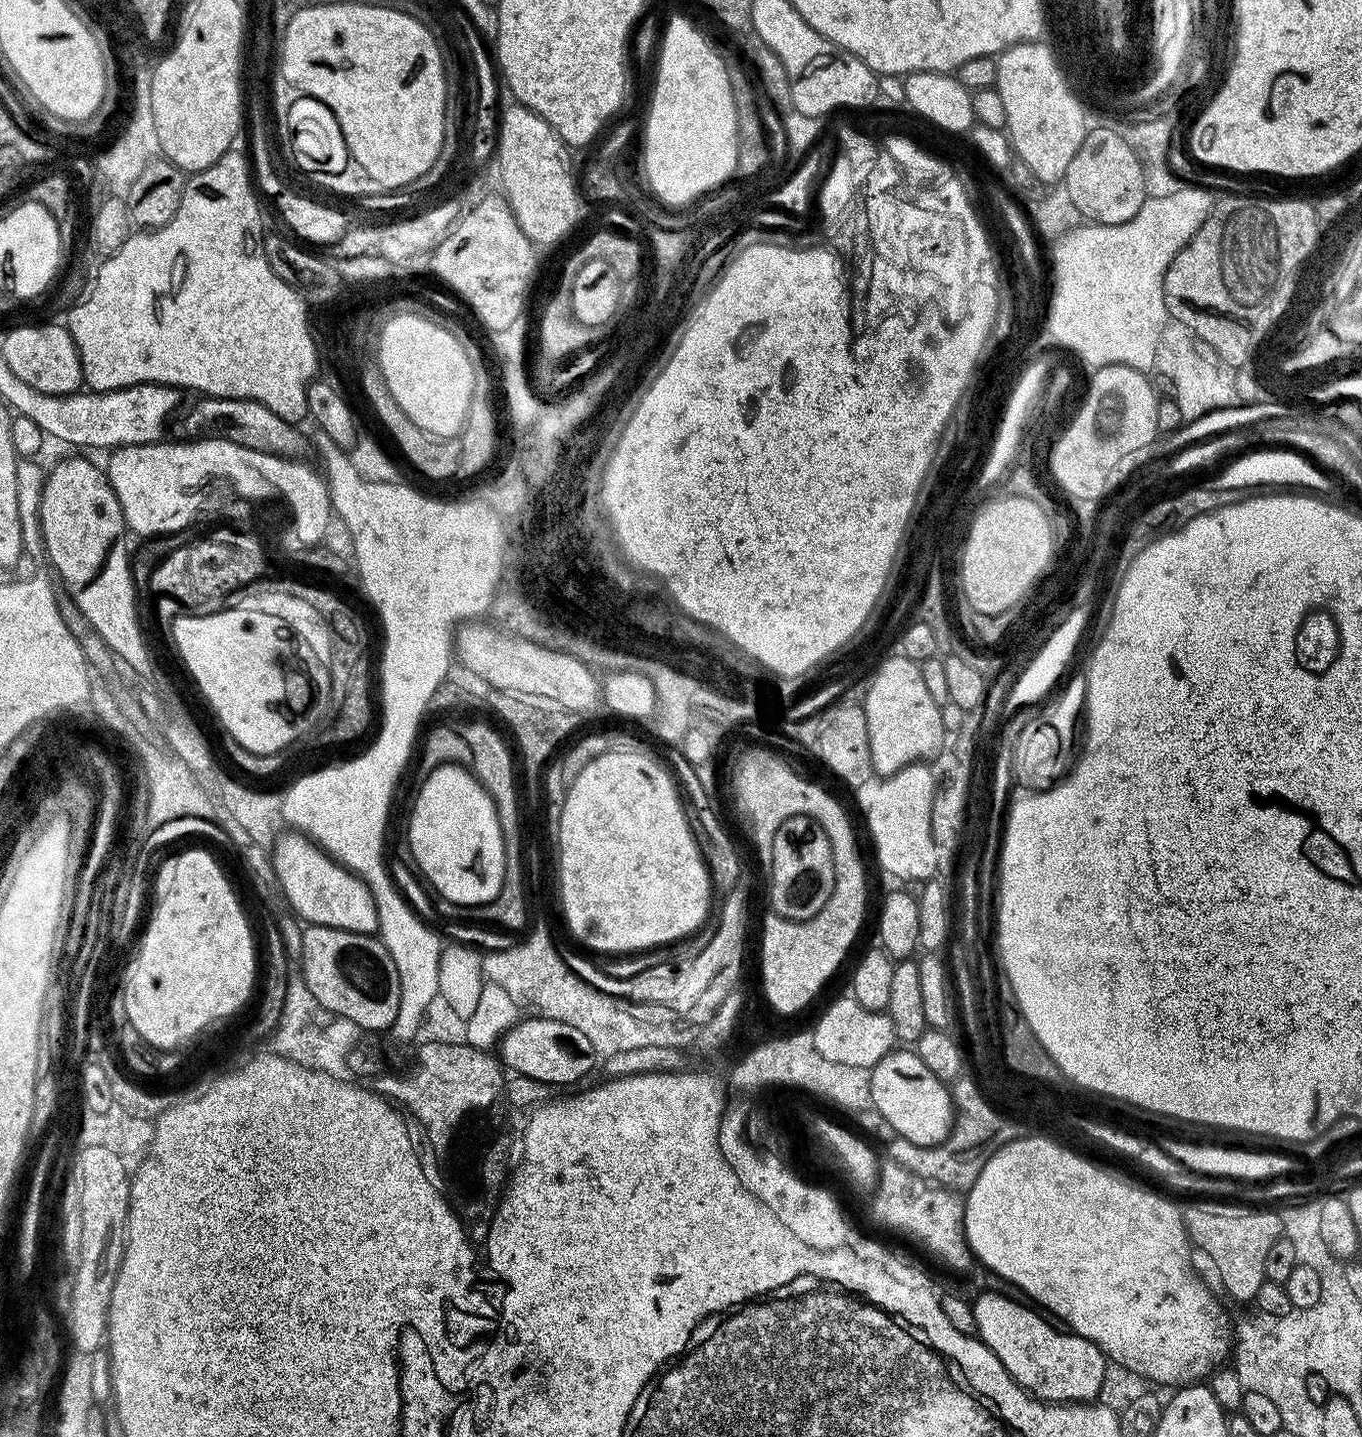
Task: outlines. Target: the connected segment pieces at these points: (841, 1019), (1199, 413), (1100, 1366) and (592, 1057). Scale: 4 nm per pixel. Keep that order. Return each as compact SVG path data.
M851 996L836 999L819 1018L810 1034L815 1052L828 1062L855 1068L871 1069L882 1057L895 1049L894 1024L886 1012L866 1010Z
M1173 321L1165 324L1157 348L1157 361L1162 363L1162 371L1174 382L1173 399L1178 402L1186 422L1204 417L1206 413L1231 409L1239 403L1232 379L1228 374L1222 374L1220 368L1205 364L1196 354L1193 341L1189 329L1184 324Z
M980 1292L976 1297L978 1297L977 1300L971 1301L971 1306L979 1339L984 1341L984 1345L996 1355L998 1362L1006 1366L1009 1374L1029 1394L1045 1402L1092 1402L1103 1393L1106 1379L1106 1357L1098 1346L1094 1346L1094 1342L1077 1336L1071 1331L1061 1330L1055 1323L1054 1325L1047 1324L1039 1316L1041 1313L1035 1307L1027 1303L1020 1304L1019 1299L1011 1300L994 1292Z
M533 1015L528 1019L532 1020L521 1019L499 1039L498 1056L509 1073L525 1075L549 1086L572 1086L582 1074L596 1068L598 1057L586 1034L574 1030L574 1026L566 1026L566 1022L554 1022L545 1016Z

